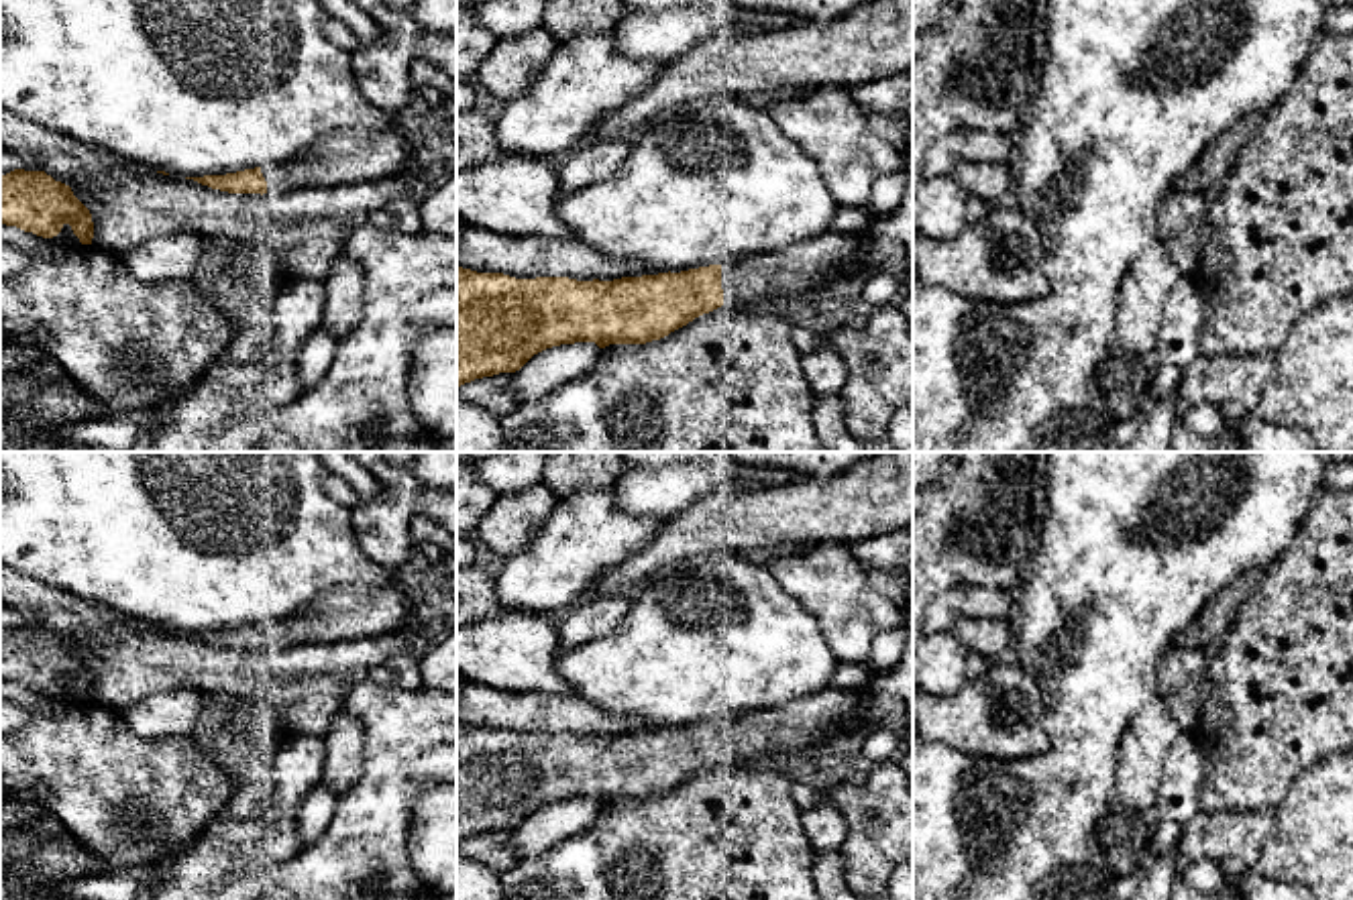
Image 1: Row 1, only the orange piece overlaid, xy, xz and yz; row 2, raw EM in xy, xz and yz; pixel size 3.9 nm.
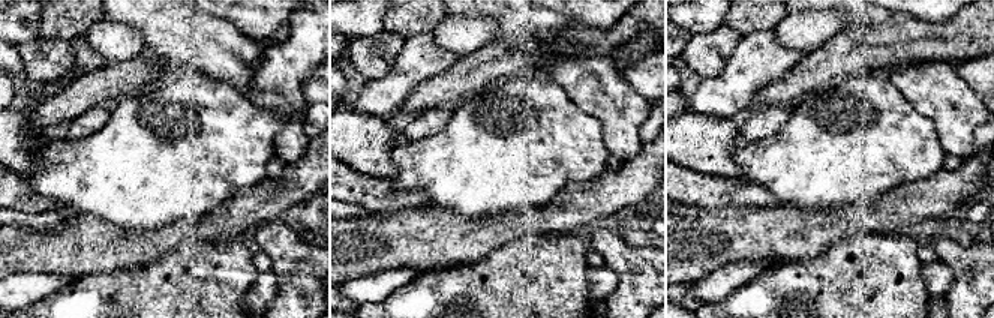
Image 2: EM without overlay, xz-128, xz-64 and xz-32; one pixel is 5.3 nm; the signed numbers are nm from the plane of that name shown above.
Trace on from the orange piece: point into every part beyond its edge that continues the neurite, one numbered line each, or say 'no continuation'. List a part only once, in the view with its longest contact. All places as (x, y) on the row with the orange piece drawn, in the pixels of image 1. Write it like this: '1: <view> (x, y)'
1: xz (809, 265)

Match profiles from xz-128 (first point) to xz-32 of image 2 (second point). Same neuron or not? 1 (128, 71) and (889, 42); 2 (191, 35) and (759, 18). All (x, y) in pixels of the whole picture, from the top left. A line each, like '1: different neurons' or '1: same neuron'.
1: same neuron
2: different neurons

